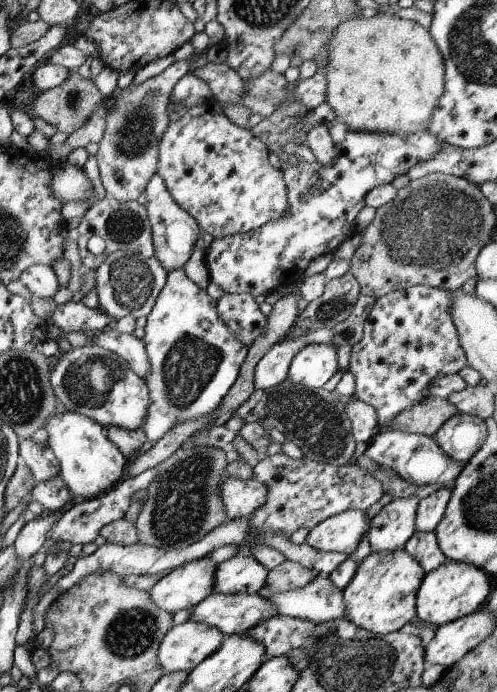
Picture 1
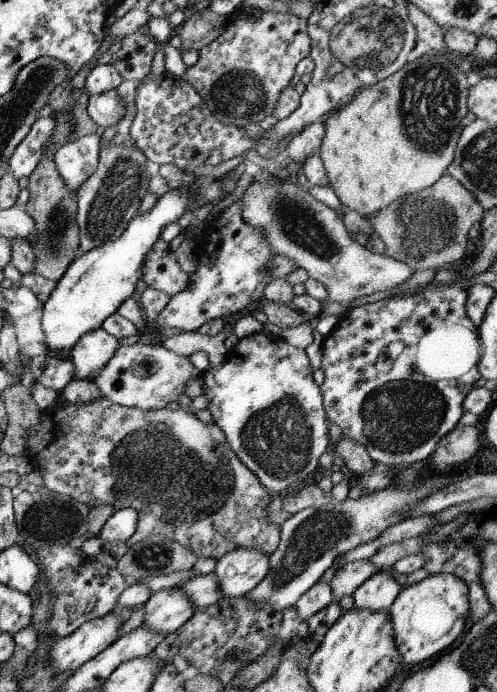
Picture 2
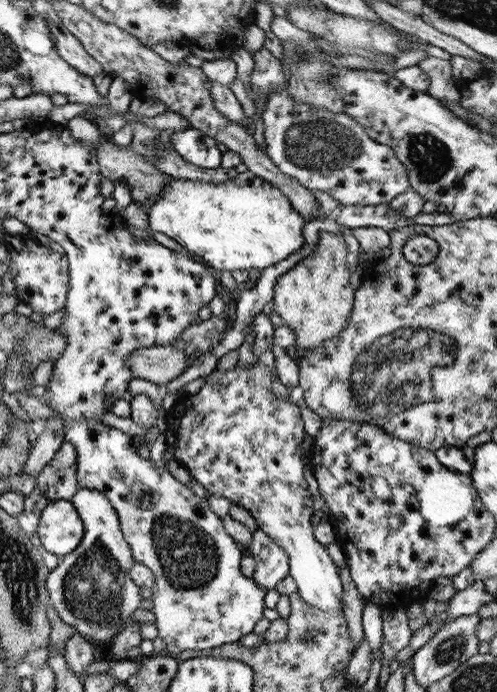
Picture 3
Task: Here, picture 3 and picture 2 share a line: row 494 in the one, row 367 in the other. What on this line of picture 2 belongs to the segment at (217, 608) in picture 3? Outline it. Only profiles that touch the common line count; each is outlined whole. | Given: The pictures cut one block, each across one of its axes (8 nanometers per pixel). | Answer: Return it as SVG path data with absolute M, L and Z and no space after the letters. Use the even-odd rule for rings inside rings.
M161 342L156 344L134 343L119 346L98 375L91 381L100 390L103 398L113 404L135 407L142 411L159 410L169 402L176 402L177 396L184 394L185 383L201 377L203 371L191 364L189 357L175 354L166 349Z

